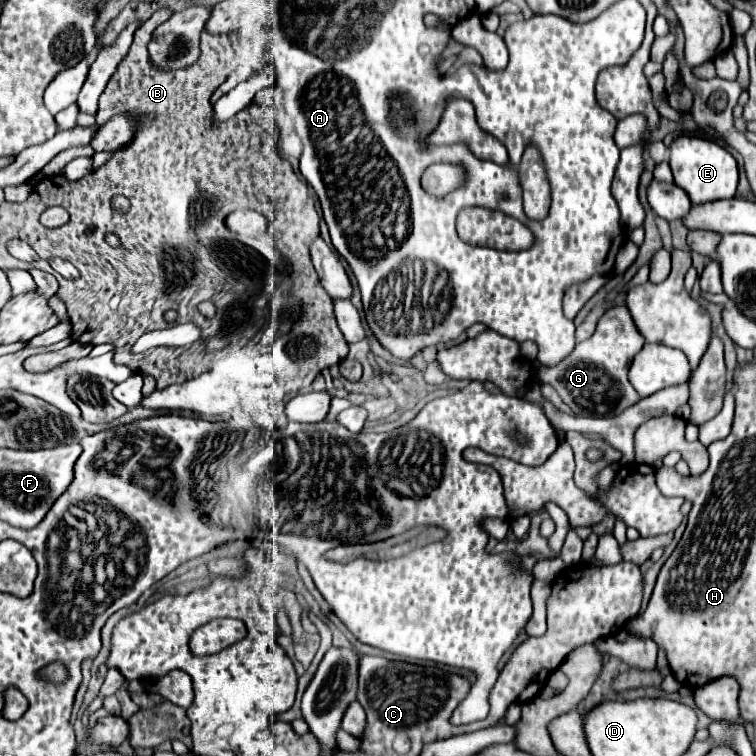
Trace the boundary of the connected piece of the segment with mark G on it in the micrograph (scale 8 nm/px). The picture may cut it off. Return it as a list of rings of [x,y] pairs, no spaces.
[[[626,305],[610,307],[598,321],[594,335],[576,343],[574,351],[556,367],[544,367],[534,361],[536,379],[556,389],[562,401],[580,417],[612,417],[640,401],[640,395],[628,381],[632,357],[644,347],[644,337],[636,329]]]

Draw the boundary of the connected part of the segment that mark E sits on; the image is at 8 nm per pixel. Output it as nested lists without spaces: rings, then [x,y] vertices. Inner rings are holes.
[[[678,135],[670,145],[670,169],[674,173],[674,183],[688,193],[692,205],[716,199],[732,199],[736,193],[738,185],[736,159],[714,141],[692,135]]]

